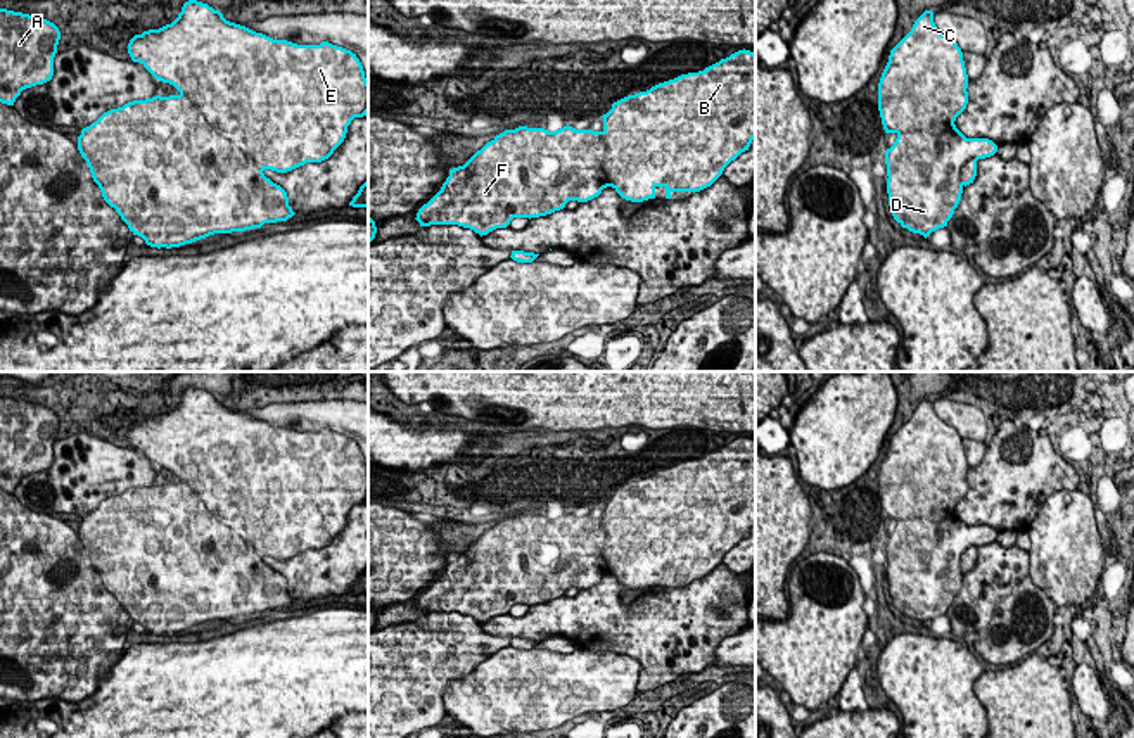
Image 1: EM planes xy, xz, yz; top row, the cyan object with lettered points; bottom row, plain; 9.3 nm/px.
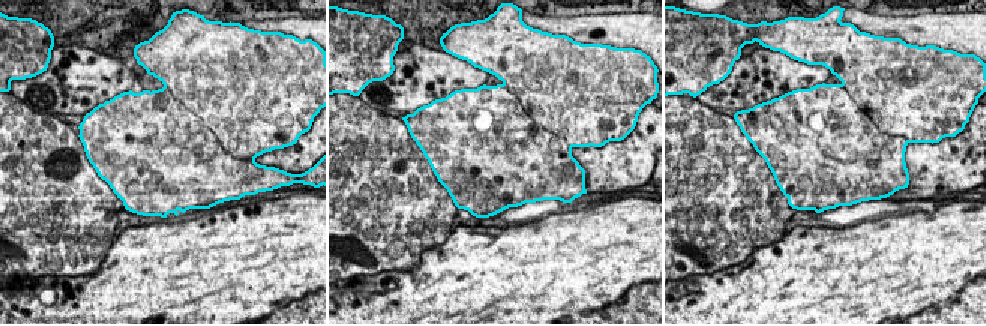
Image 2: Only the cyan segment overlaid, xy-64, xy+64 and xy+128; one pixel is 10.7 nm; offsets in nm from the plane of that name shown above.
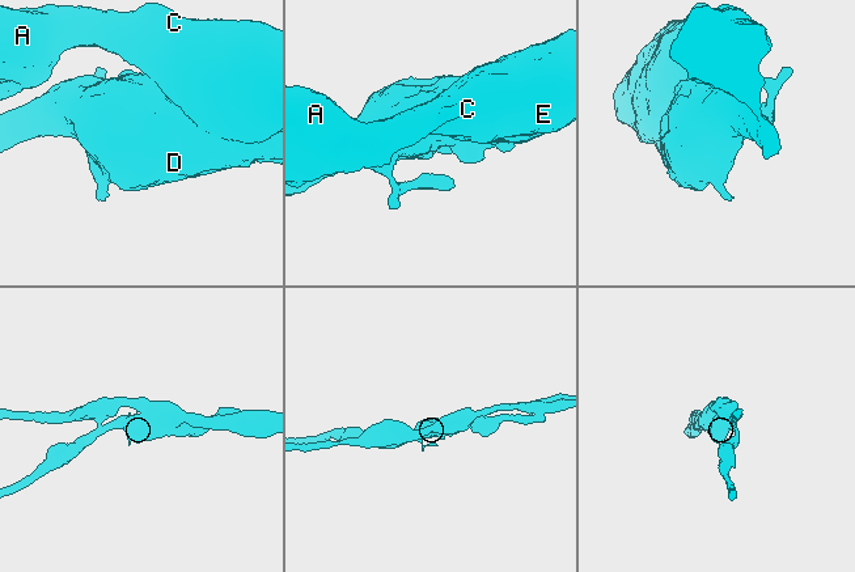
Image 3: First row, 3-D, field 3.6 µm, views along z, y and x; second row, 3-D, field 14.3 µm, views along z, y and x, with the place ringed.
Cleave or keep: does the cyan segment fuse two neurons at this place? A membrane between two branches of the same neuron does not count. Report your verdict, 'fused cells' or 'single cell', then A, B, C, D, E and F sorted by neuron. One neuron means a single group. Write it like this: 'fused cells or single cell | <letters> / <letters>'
fused cells | A B C E / D F

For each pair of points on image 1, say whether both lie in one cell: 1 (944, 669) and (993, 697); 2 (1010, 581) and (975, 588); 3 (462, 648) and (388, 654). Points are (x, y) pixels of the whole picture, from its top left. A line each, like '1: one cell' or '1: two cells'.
1: two cells
2: one cell
3: one cell

